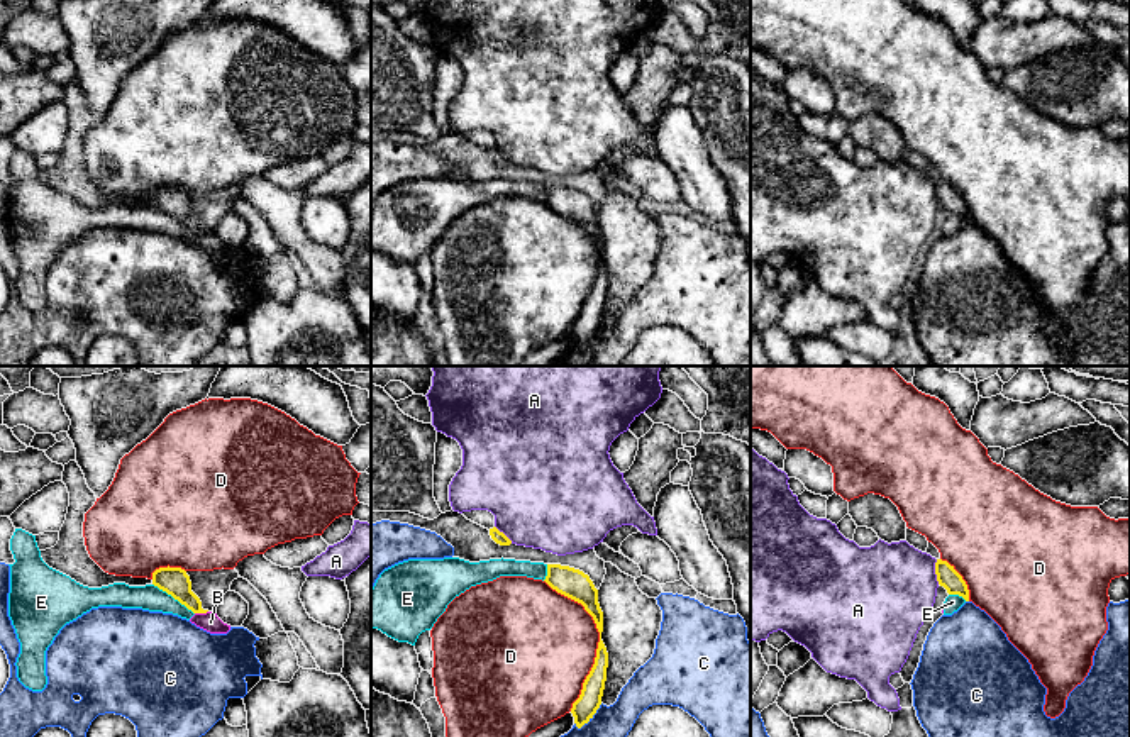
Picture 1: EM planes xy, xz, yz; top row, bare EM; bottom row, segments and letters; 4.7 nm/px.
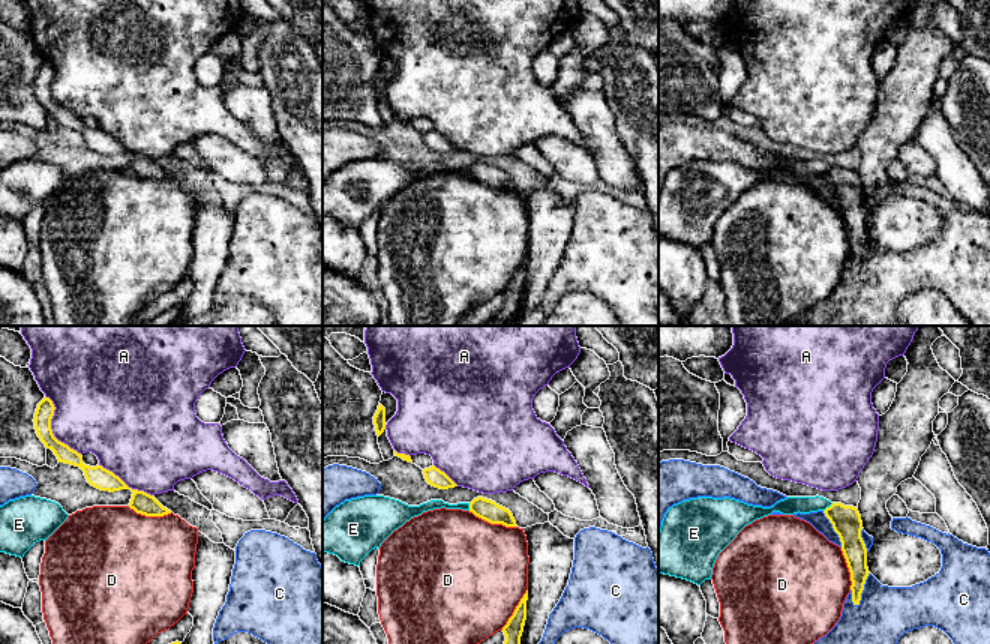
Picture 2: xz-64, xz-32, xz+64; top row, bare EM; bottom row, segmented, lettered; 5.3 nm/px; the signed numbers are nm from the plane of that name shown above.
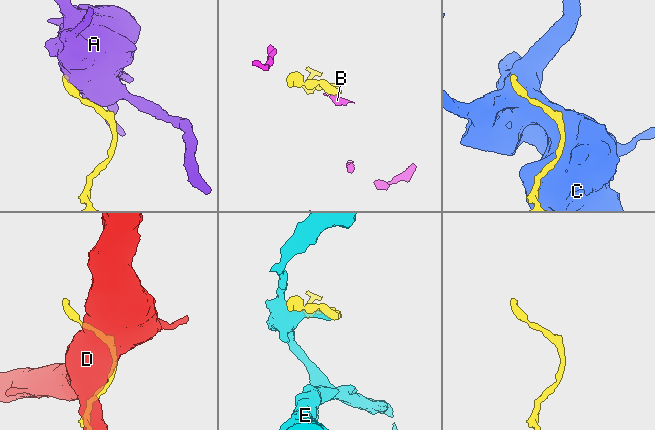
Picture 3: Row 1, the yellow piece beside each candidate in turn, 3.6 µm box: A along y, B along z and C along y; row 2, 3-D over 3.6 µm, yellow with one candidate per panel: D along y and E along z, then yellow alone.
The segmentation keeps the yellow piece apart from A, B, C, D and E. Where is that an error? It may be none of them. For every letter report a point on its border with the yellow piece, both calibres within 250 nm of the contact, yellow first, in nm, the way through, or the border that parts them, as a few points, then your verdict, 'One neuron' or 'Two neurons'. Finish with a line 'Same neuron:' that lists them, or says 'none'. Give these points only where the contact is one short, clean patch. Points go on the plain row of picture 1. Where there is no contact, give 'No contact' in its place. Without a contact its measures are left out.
A: Touches yellow at yz (936, 192). Thickness 100 nm (yellow) against 440 nm. Two neurons
B: Touches yellow at xy (200, 232). Thickness 140 nm (yellow) against 90 nm. Boundary: xy (207, 231), (195, 234). Two neurons
C: Touches yellow at xz (590, 338). Thickness 110 nm (yellow) against 220 nm. Two neurons
D: Touches yellow at xz (600, 260). Thickness 120 nm (yellow) against 460 nm. Two neurons
E: Touches yellow at xy (173, 217). Thickness 140 nm (yellow) against 120 nm. Boundary: xy (153, 204), (193, 234). Two neurons
Same neuron: none

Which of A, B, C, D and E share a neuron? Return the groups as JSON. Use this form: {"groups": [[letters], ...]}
{"groups": [["A"], ["B", "E"], ["C"], ["D"]]}

